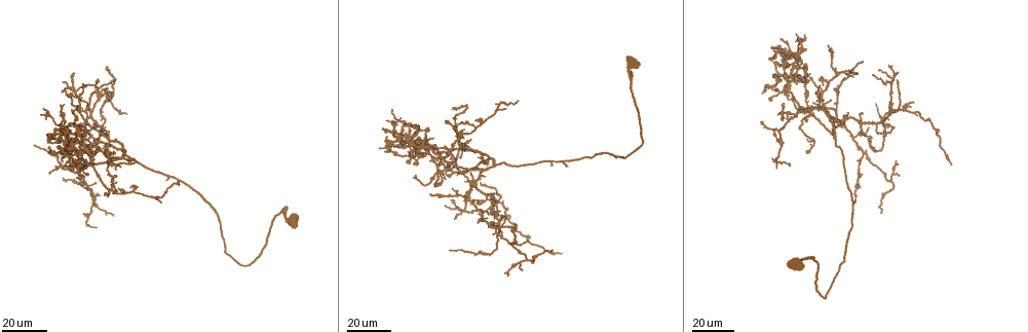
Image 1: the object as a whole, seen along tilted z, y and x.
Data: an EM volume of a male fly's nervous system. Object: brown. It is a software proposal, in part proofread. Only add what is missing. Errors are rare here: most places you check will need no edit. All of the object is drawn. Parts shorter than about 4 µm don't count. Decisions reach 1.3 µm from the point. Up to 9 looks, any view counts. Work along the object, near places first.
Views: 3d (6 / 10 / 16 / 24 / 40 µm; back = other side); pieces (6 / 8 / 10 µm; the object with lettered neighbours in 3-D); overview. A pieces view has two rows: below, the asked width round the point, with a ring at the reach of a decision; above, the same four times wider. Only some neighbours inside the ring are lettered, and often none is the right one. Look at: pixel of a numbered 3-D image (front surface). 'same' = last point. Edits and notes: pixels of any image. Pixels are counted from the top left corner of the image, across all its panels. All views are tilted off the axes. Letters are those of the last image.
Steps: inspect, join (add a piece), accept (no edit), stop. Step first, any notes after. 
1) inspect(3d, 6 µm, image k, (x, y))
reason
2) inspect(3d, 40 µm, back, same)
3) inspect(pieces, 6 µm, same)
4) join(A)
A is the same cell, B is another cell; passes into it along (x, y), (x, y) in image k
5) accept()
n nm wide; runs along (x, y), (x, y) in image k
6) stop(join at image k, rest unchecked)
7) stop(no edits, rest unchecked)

inspect(3d, 40 µm, image 1, (64, 81))
an open end

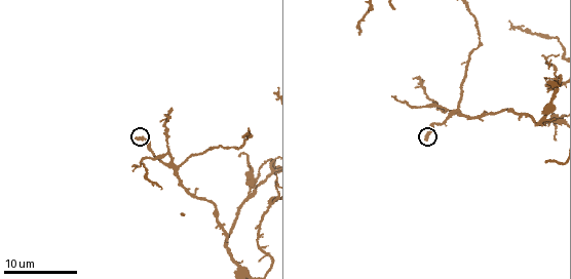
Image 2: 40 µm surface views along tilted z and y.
inspect(pieces, 6 µm, image 2, (426, 139))
see the neighbours

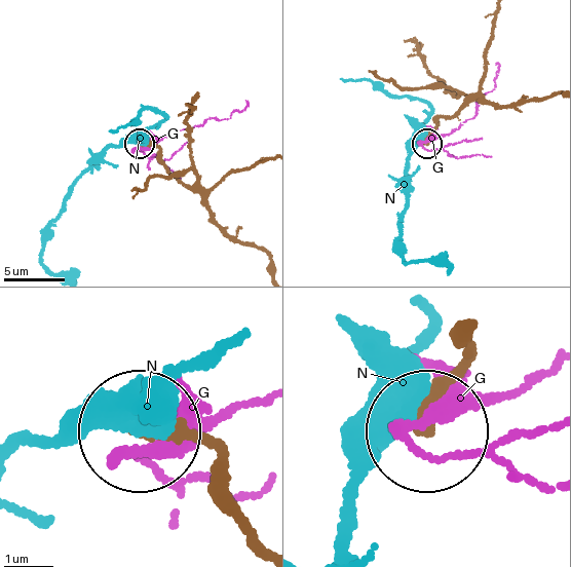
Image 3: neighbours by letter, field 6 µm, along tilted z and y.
accept()
G and N are other cells; runs along (469, 340), (433, 428) in image 3; no lettered piece goes on from it

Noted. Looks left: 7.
inspect(3d, 6 µm, image 2, (245, 136))
end of a long branch

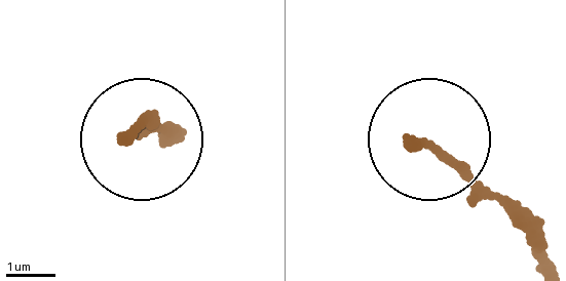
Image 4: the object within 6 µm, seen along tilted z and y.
inspect(pieces, 6 µm, image 4, (411, 144))

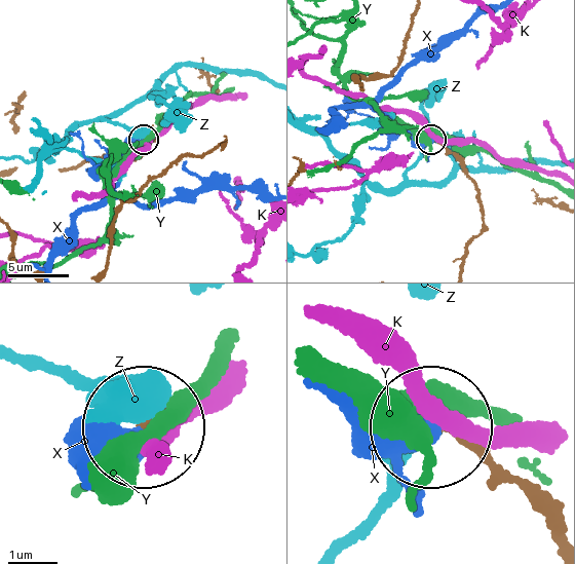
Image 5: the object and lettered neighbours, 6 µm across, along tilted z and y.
accept()
170 nm wide; K, X, Y and Z are other cells; runs along (557, 531), (439, 429) in image 5; no lettered piece goes on from it

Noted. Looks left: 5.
inspect(pieces, 6 µm, image 2, (393, 8))
branch stops here

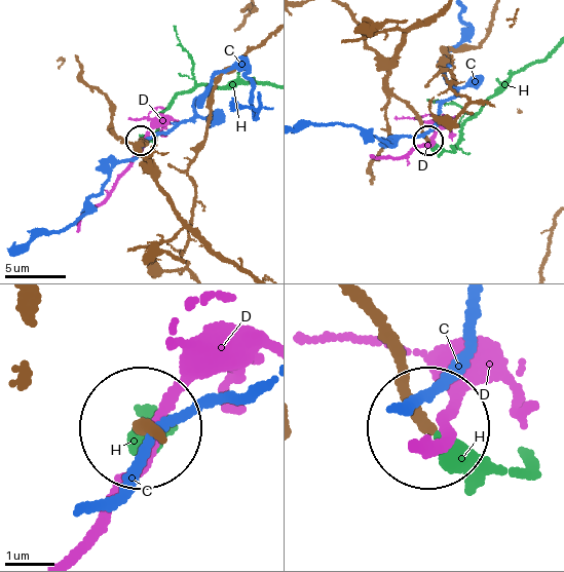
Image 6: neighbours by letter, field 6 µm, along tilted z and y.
join(H)
220 nm wide; H is the same cell, C and D are other cells; it goes on there

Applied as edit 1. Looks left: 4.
inspect(3d, 40 µm, image 1, (822, 84))
thin end

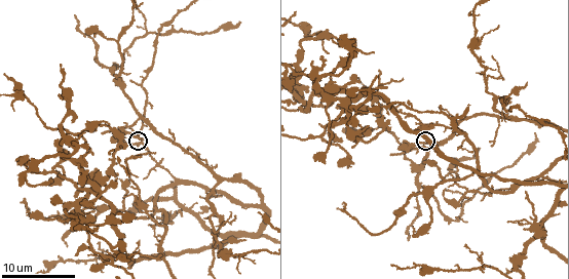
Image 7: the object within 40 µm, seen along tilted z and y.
inspect(pieces, 6 µm, image 7, (139, 136))

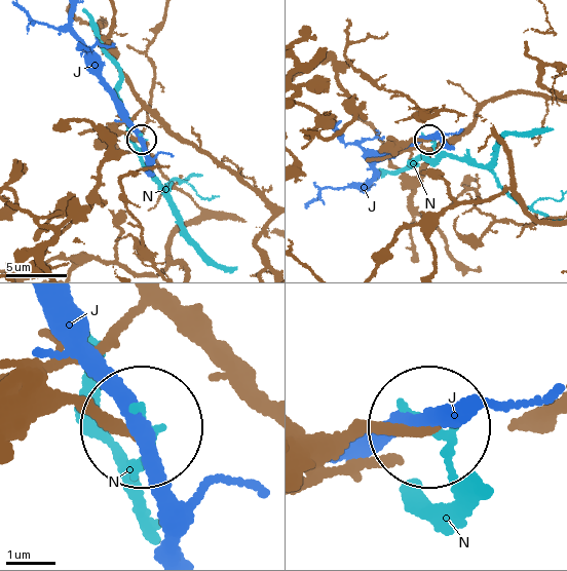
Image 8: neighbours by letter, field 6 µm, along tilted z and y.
accept()
J and N are other cells; no lettered piece goes on from it

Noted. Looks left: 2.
stop(join at image 6, rest unchecked)

